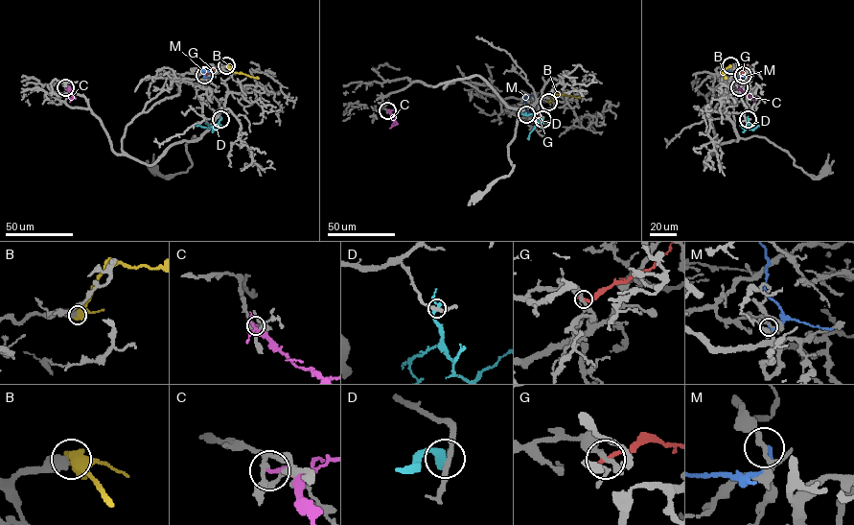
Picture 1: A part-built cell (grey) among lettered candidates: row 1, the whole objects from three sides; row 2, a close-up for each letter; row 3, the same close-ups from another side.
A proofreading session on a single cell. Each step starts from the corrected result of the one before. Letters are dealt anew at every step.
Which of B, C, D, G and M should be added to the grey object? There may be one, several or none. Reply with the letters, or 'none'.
none

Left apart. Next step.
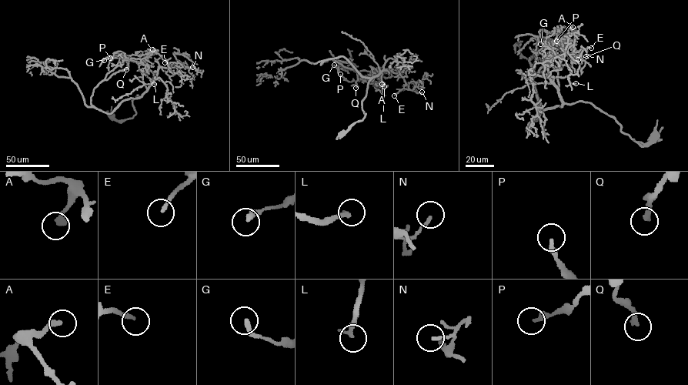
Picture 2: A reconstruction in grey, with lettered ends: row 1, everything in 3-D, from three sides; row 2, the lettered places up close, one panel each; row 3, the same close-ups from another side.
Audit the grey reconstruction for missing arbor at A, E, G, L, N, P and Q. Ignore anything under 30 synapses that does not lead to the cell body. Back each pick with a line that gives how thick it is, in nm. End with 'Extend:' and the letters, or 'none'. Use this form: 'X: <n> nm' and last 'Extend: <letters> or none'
E: 180 nm
L: 240 nm
Q: 280 nm
Extend: E, L, Q

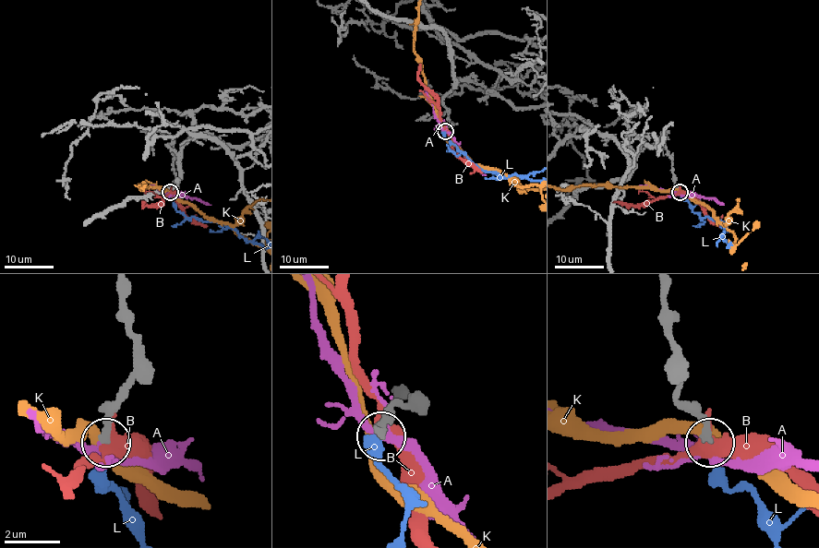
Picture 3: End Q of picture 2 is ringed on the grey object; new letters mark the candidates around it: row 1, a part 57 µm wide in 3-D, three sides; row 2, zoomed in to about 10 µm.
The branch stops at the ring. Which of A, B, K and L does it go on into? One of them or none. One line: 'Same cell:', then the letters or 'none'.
Same cell: L

